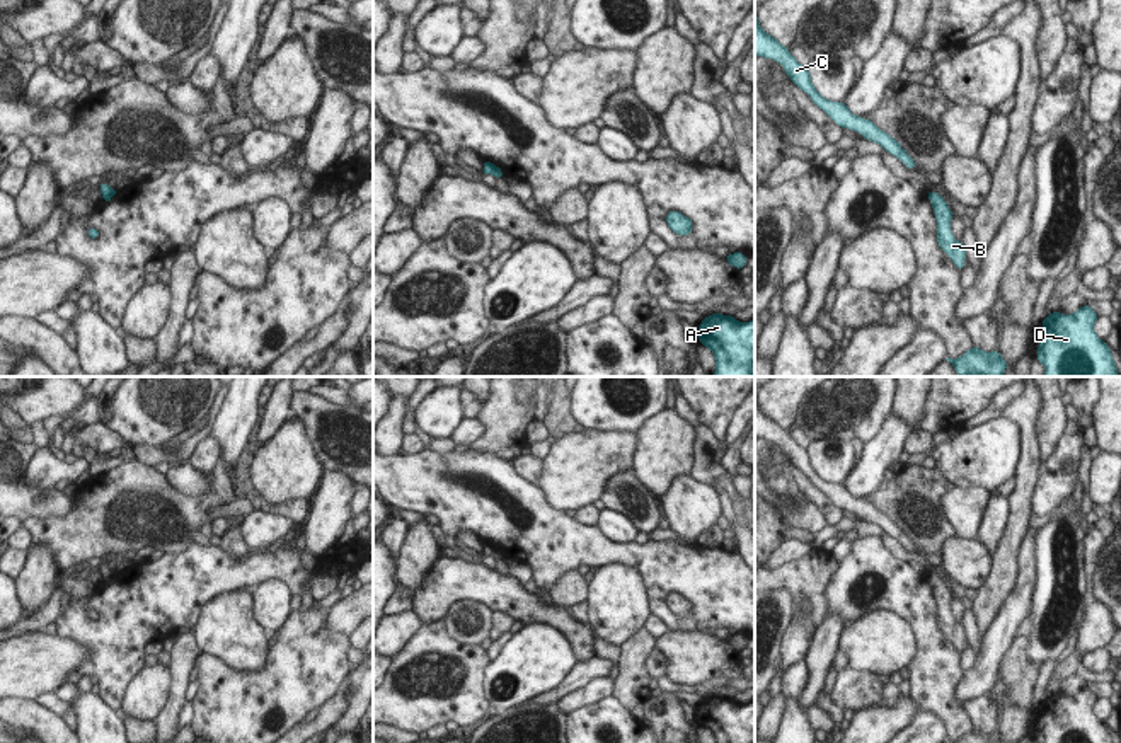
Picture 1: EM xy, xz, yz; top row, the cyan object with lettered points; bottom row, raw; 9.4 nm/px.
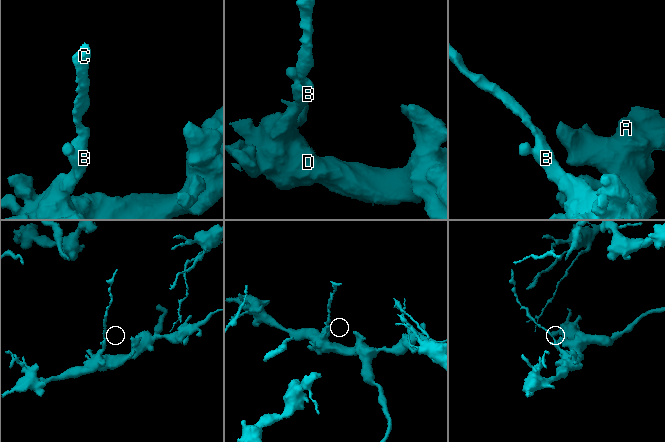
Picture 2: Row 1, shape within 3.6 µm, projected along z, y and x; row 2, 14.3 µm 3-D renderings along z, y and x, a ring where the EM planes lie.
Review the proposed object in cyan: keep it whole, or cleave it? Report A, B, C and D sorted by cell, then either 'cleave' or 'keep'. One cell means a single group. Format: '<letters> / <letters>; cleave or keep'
A B C D; keep

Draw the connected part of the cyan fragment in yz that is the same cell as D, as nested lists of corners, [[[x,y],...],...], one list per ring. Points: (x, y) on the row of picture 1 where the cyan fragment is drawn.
[[[1085,305],[1072,315],[1053,312],[1043,320],[1038,361],[1046,366],[1044,377],[1118,377],[1109,346],[1094,332],[1097,317]]]

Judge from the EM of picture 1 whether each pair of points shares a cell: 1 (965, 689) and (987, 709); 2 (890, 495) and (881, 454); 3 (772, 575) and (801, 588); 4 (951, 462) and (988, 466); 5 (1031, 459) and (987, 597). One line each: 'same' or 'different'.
1: different
2: different
3: same
4: same
5: same

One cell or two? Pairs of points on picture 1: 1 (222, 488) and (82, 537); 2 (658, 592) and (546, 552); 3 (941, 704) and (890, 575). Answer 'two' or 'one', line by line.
1: one
2: one
3: one

